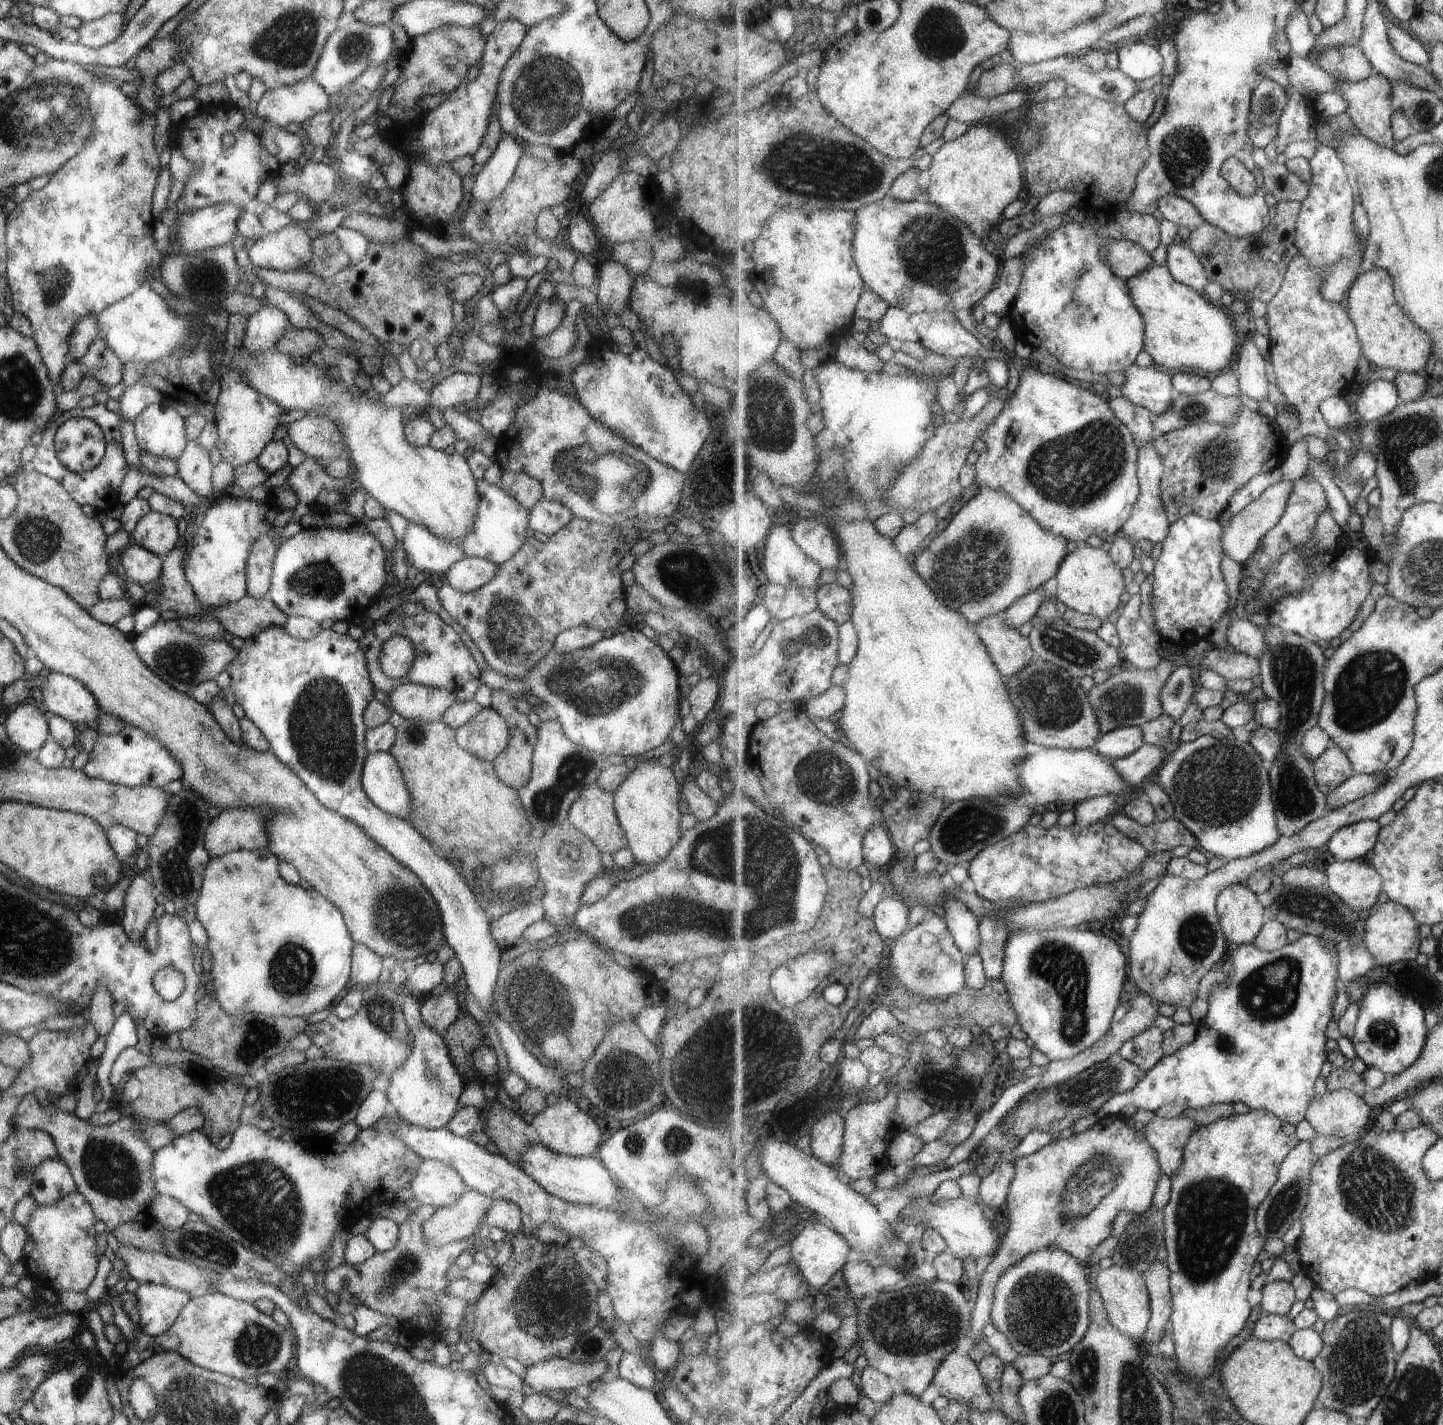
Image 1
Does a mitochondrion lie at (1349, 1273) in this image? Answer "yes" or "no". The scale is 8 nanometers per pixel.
no

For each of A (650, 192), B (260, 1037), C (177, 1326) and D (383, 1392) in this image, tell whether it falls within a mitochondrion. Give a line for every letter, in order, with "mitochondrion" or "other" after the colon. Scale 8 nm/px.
A: other
B: mitochondrion
C: other
D: mitochondrion

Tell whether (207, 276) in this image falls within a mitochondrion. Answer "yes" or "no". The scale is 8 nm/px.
yes

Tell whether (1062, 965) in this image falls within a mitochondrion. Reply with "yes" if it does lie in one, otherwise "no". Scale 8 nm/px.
yes

